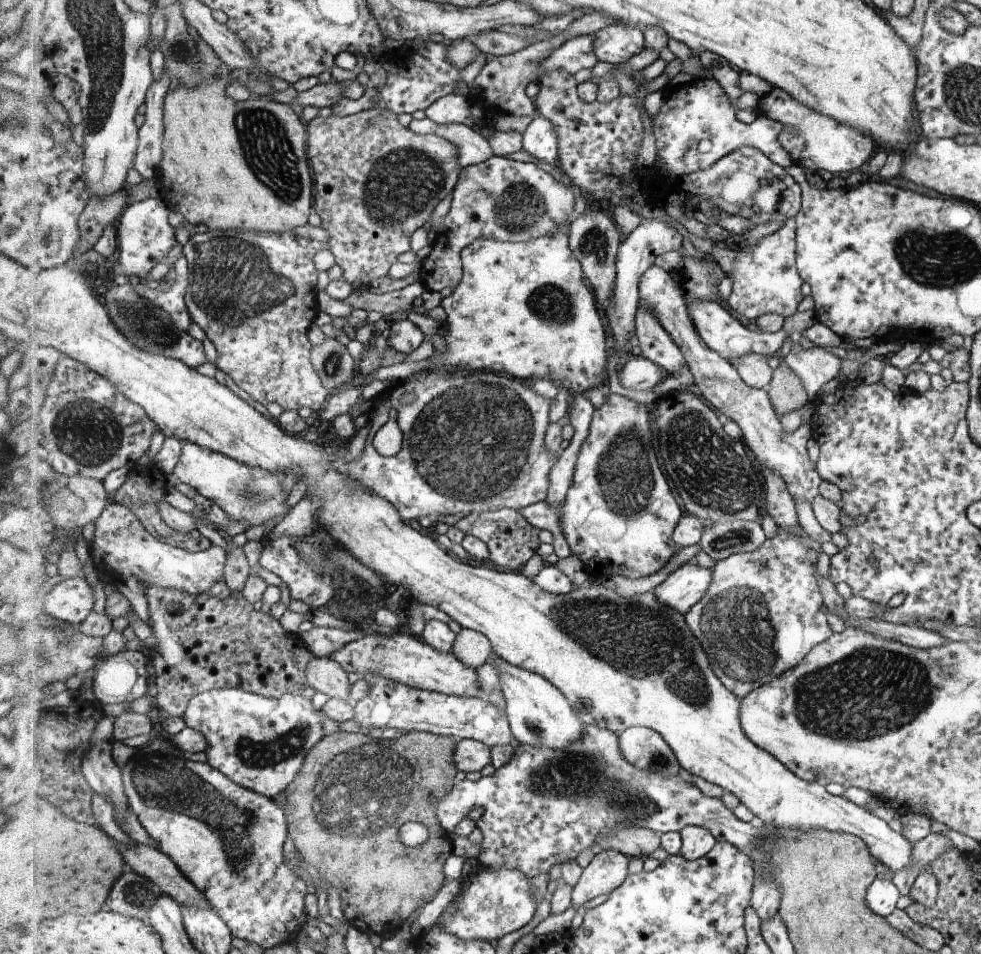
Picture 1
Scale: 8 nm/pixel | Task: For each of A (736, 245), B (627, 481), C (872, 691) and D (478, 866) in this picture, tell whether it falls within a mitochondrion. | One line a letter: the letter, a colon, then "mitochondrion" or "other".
A: other
B: mitochondrion
C: mitochondrion
D: other

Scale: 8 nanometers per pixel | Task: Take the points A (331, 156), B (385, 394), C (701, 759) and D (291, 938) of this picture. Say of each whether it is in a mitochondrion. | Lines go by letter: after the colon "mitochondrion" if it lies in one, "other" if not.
A: other
B: other
C: other
D: other

